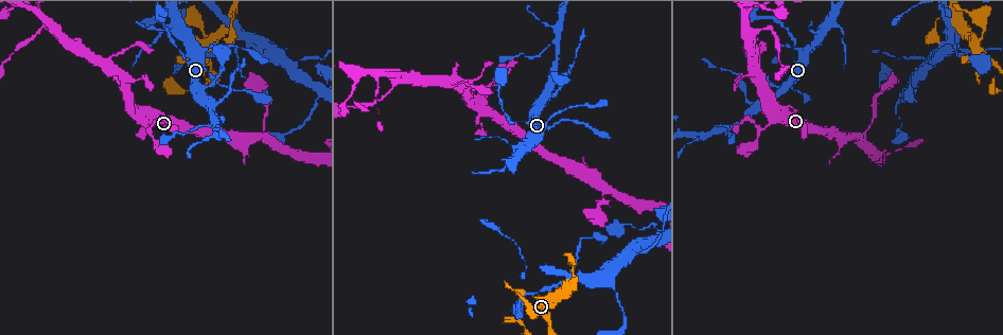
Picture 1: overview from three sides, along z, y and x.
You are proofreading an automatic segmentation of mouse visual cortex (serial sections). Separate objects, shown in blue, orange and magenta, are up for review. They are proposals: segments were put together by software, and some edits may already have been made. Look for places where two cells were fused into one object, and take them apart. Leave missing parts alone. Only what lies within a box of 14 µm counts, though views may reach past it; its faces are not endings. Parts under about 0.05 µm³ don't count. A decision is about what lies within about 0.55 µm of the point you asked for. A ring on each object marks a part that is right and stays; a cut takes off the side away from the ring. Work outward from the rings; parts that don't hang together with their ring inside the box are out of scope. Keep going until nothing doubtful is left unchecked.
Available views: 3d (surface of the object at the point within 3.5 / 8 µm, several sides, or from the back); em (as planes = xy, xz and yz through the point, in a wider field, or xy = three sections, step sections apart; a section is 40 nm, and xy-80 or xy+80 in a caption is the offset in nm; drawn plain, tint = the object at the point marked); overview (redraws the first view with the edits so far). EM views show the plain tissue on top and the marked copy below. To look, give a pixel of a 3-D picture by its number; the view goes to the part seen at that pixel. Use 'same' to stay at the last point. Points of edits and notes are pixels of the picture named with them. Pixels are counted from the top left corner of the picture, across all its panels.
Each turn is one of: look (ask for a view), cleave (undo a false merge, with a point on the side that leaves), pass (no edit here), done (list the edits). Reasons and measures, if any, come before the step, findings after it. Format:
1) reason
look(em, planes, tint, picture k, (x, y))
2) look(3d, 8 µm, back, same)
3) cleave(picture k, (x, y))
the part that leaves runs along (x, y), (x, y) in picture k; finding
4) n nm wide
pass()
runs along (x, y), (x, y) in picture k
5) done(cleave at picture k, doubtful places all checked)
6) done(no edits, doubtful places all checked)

abrupt turn
look(3d, 3.5 µm, picture 1, (759, 126))

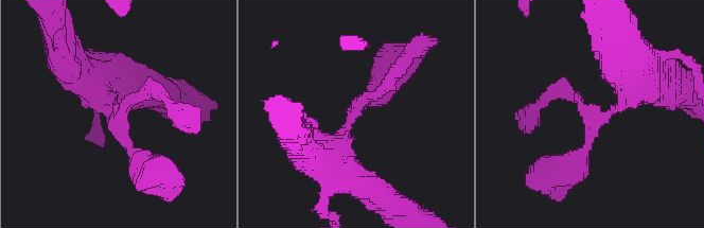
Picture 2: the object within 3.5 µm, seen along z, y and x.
3 arms; arms of 150, 250, 400 nm
look(em, xy, step 1, tint, picture 2, (595, 116))

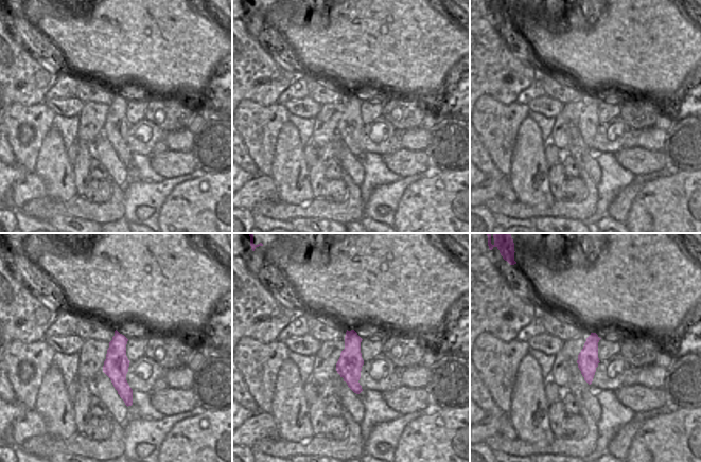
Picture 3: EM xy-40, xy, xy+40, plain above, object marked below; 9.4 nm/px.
pass()
all the same cell

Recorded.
three arms meet
look(3d, 8 µm, picture 1, (755, 104))

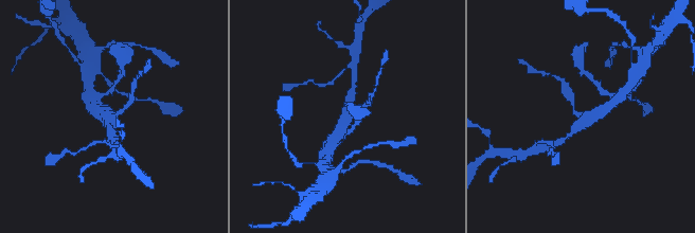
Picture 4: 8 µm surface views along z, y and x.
zoom in
look(3d, 3.5 µm, picture 4, (344, 119))

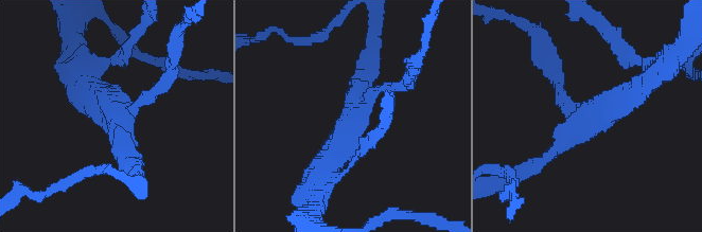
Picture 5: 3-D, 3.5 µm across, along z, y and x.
3 arms; arms of 150, 250, 400 nm
look(em, planes, tint, picture 5, (588, 111))

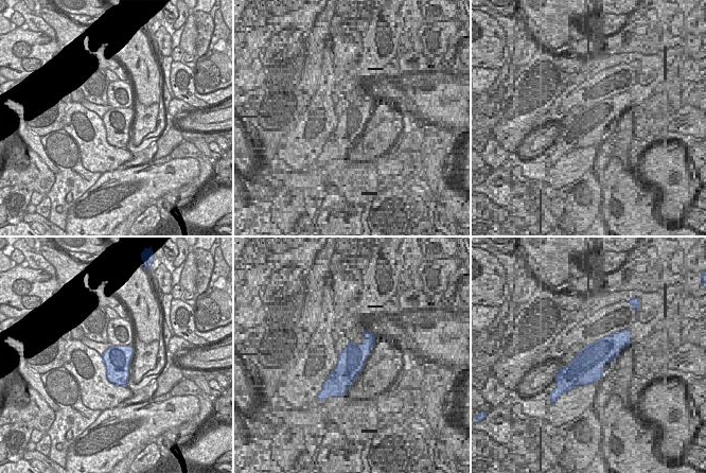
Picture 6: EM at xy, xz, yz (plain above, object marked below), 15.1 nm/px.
pass()
runs along (641, 84), (592, 110), (540, 162) in picture 5; continuous, no second cell

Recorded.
small branch off a trunk
look(3d, 3.5 µm, picture 1, (558, 44))

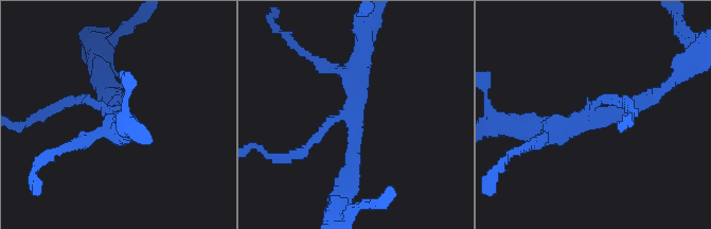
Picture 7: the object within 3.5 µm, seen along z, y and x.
look(em, xy, step 1, tint, picture 7, (352, 122))

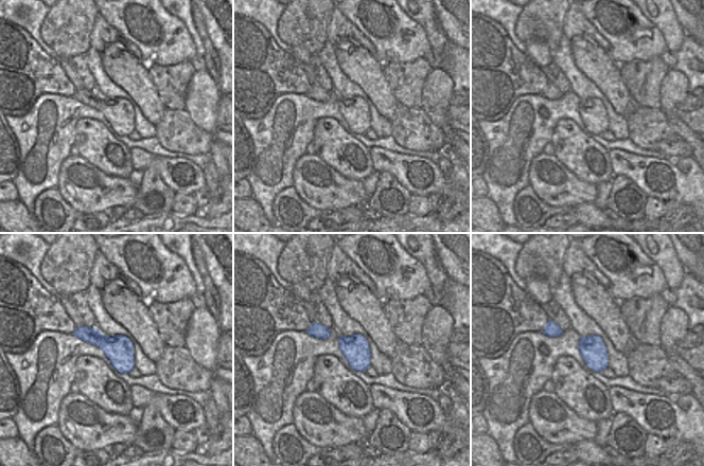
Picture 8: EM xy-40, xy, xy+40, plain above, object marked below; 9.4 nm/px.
260 nm wide
pass()
runs along (656, 92), (612, 115), (536, 131) in picture 7; one cell here

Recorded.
done(no edits, doubtful places all checked)

